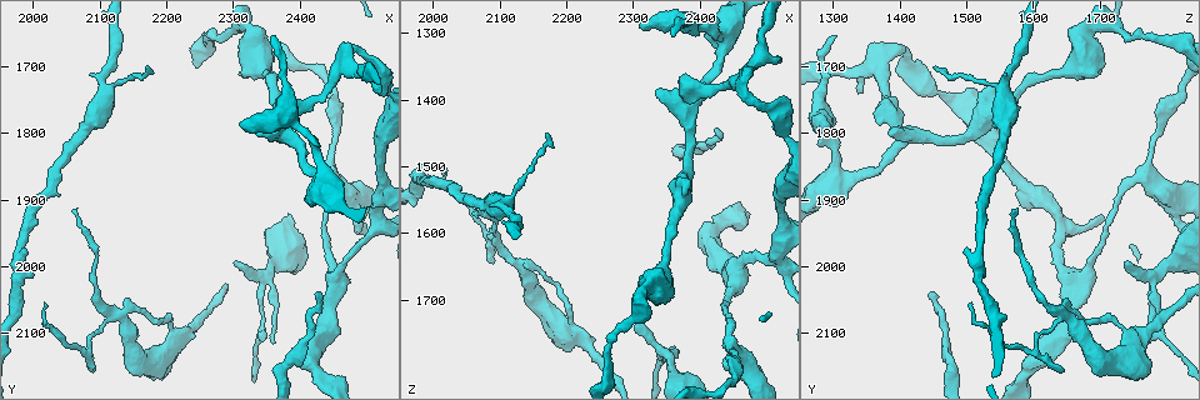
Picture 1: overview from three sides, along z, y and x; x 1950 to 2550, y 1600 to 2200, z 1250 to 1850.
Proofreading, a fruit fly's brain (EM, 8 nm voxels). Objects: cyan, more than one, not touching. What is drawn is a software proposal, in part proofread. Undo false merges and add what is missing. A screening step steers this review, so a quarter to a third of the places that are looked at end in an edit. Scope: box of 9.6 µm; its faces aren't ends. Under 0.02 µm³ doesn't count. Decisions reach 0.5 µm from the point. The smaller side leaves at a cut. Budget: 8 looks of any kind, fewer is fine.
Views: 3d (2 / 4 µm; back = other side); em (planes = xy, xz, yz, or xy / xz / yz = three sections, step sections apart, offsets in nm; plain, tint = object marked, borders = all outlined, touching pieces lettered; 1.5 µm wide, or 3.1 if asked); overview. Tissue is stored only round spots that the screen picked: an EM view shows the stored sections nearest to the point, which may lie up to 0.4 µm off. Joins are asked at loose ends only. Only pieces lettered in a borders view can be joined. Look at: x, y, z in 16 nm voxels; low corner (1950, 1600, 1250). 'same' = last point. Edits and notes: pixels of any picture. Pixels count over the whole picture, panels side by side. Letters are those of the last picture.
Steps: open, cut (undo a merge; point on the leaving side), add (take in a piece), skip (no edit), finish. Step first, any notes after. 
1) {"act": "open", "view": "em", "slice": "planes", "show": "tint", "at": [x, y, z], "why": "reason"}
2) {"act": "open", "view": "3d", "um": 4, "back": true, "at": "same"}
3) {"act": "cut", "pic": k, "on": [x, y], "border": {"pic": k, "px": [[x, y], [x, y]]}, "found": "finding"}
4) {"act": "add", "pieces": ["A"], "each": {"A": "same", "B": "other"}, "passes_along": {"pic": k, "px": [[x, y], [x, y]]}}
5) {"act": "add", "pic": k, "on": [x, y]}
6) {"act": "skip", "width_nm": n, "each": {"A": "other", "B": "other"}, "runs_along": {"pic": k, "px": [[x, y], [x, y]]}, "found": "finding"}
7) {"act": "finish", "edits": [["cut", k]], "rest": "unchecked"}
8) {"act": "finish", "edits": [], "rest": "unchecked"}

{"act": "open", "view": "em", "slice": "planes", "show": "tint", "at": [2350, 2020, 1780], "why": "calibre changes"}

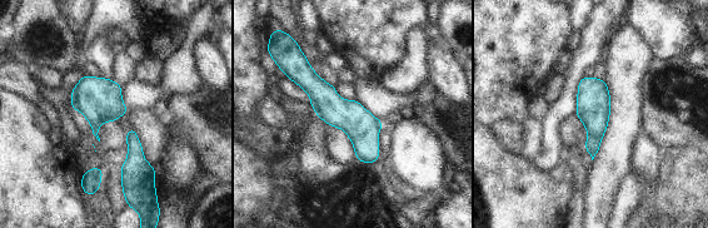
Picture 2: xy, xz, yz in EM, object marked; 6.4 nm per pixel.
{"act": "open", "view": "em", "slice": "planes", "show": "borders", "at": "same", "why": "see the neighbours"}

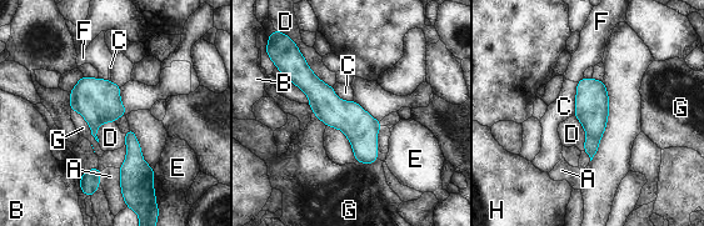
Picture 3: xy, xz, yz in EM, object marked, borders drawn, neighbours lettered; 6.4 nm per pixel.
{"act": "skip", "each": {"A": "other", "B": "other", "C": "other", "D": "other", "E": "other", "F": "other", "G": "other", "H": "other"}, "border": {"pic": 3, "px": [[299, 50], [308, 66], [333, 88]]}, "found": "continuous, no second neuron"}

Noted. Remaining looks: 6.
{"act": "open", "view": "3d", "um": 2, "at": [2445, 1870, 1760], "why": "sudden change in width"}

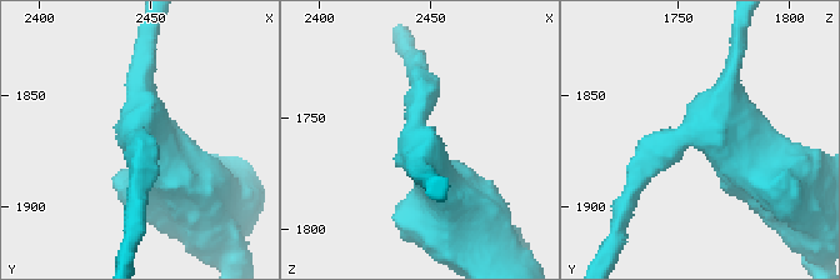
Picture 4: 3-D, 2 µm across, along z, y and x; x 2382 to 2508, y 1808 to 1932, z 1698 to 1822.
{"act": "open", "view": "em", "slice": "planes", "show": "borders", "at": [2444, 1866, 1759]}

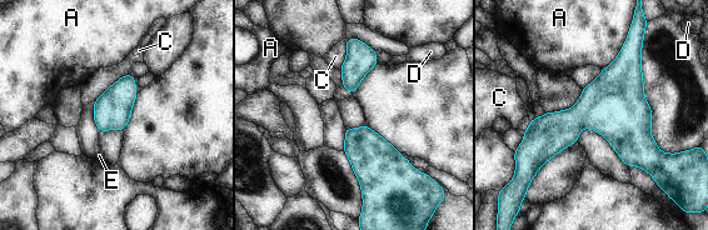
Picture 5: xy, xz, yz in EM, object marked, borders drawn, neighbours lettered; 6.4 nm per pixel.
{"act": "skip", "each": {"A": "other", "C": "other", "D": "other", "E": "other"}, "border": {"pic": 5, "px": [[339, 70], [343, 85]]}, "found": "one neuron here"}

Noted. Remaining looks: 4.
{"act": "open", "view": "em", "slice": "planes", "show": "tint", "at": [2445, 1980, 1690], "why": "calibre changes"}

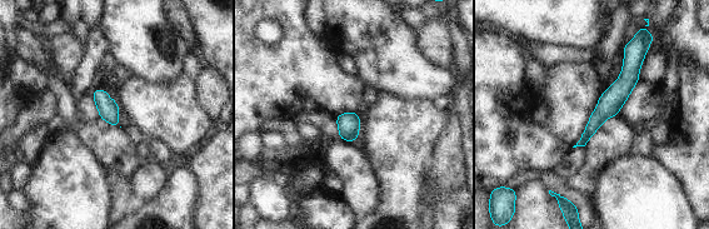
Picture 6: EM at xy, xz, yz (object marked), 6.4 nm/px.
{"act": "open", "view": "em", "slice": "planes", "show": "borders", "at": "same", "why": "see the neighbours"}

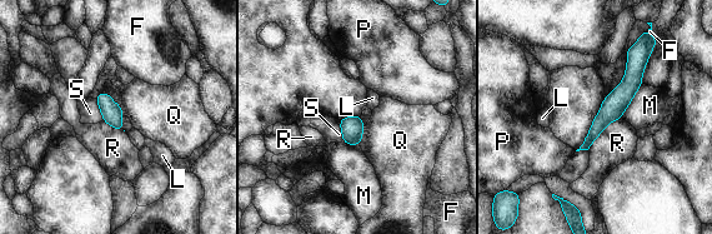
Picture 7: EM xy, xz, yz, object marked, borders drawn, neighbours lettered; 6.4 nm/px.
{"act": "skip", "width_nm": 130, "each": {"F": "other", "L": "other", "M": "other", "P": "other", "Q": "other", "R": "other", "S": "other"}, "runs_along": {"pic": 7, "px": [[632, 53], [630, 85], [585, 147]]}, "found": "continuous, no second neuron"}

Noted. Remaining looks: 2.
{"act": "finish", "edits": [], "rest": "unchecked"}

